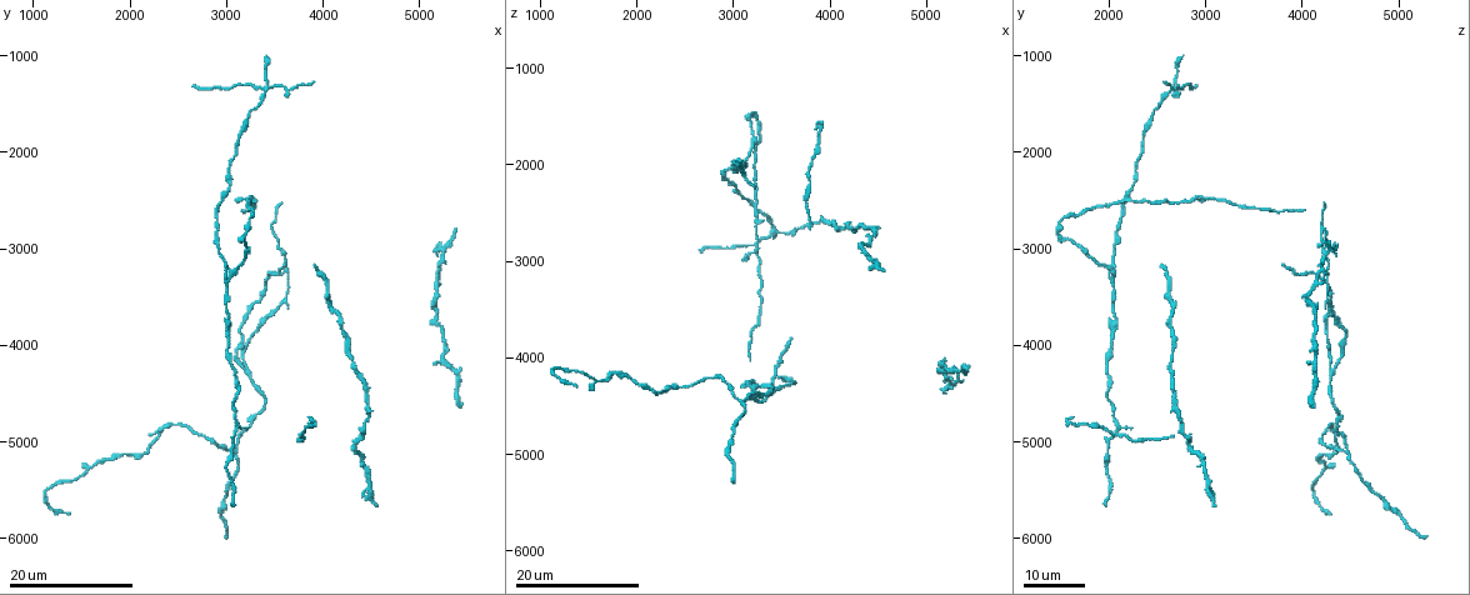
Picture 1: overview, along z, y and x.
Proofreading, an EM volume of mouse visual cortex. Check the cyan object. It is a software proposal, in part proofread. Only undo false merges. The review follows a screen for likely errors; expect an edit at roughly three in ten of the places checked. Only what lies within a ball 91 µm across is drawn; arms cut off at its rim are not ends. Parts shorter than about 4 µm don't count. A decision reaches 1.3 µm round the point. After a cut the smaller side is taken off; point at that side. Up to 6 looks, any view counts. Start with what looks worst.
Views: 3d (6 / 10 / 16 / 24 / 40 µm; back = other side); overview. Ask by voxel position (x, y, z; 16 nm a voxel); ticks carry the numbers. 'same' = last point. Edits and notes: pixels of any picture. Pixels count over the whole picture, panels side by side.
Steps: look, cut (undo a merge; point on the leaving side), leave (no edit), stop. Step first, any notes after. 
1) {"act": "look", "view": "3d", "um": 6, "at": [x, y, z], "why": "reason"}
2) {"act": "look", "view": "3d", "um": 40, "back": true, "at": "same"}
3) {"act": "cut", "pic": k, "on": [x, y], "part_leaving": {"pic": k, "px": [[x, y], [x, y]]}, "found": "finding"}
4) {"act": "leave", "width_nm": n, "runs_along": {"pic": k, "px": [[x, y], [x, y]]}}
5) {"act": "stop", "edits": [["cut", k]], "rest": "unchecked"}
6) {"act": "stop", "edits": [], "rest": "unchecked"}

{"act": "look", "view": "3d", "um": 16, "at": [3000, 3160, 2020], "why": "arms part here"}

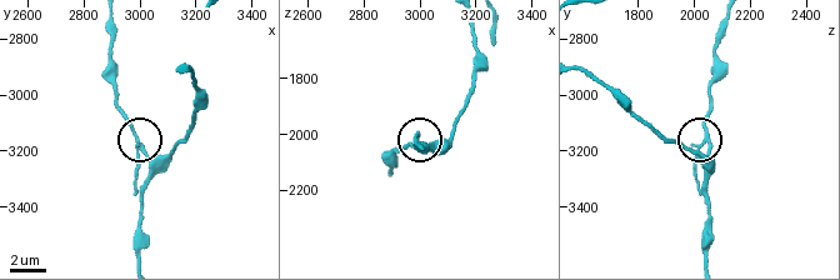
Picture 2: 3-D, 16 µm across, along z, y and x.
{"act": "look", "view": "3d", "um": 10, "at": [3000, 3160, 2040], "why": "closer look"}

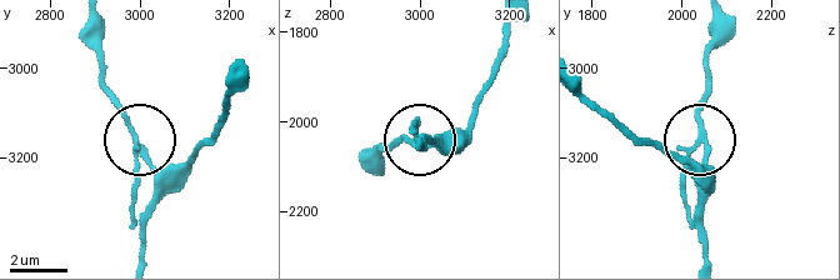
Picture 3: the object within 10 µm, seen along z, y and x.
{"act": "look", "view": "3d", "um": 10, "back": true, "at": [2990, 3155, 2040]}

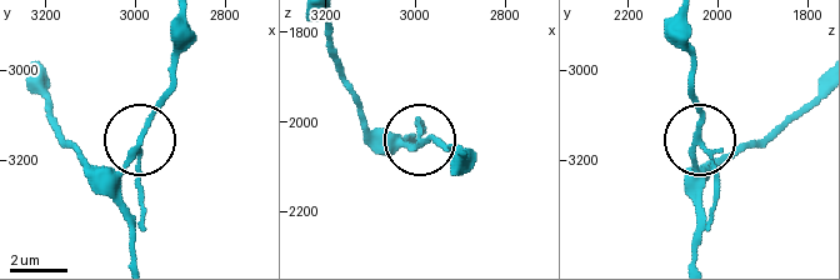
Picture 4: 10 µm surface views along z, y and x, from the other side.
{"act": "leave", "width_nm": 170, "runs_along": {"pic": 4, "px": [[324, 23], [366, 123], [408, 144], [419, 136], [458, 144]]}, "found": "all the same neuron"}

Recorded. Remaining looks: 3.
{"act": "look", "view": "3d", "um": 24, "at": [3440, 1340, 2720], "why": "four arms meet"}

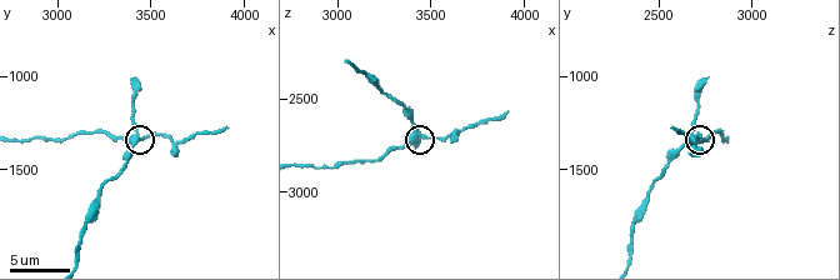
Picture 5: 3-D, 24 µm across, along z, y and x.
{"act": "look", "view": "3d", "um": 10, "at": "same"}

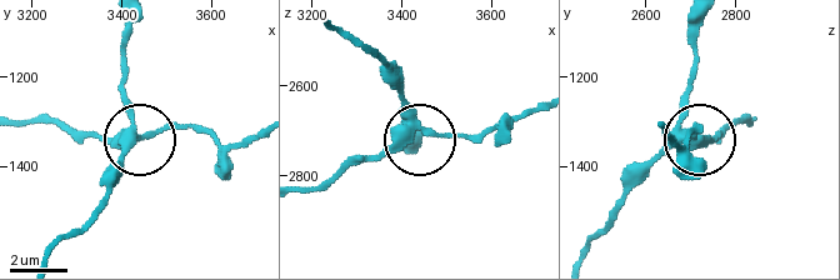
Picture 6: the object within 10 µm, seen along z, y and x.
{"act": "cut", "pic": 6, "on": [104, 136], "part_leaving": {"pic": 6, "px": [[405, 129], [379, 153], [350, 158], [306, 190]]}, "found": "a second neuron is stuck on"}

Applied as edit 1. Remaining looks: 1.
{"act": "stop", "edits": [["cut", 6]], "rest": "unchecked"}

